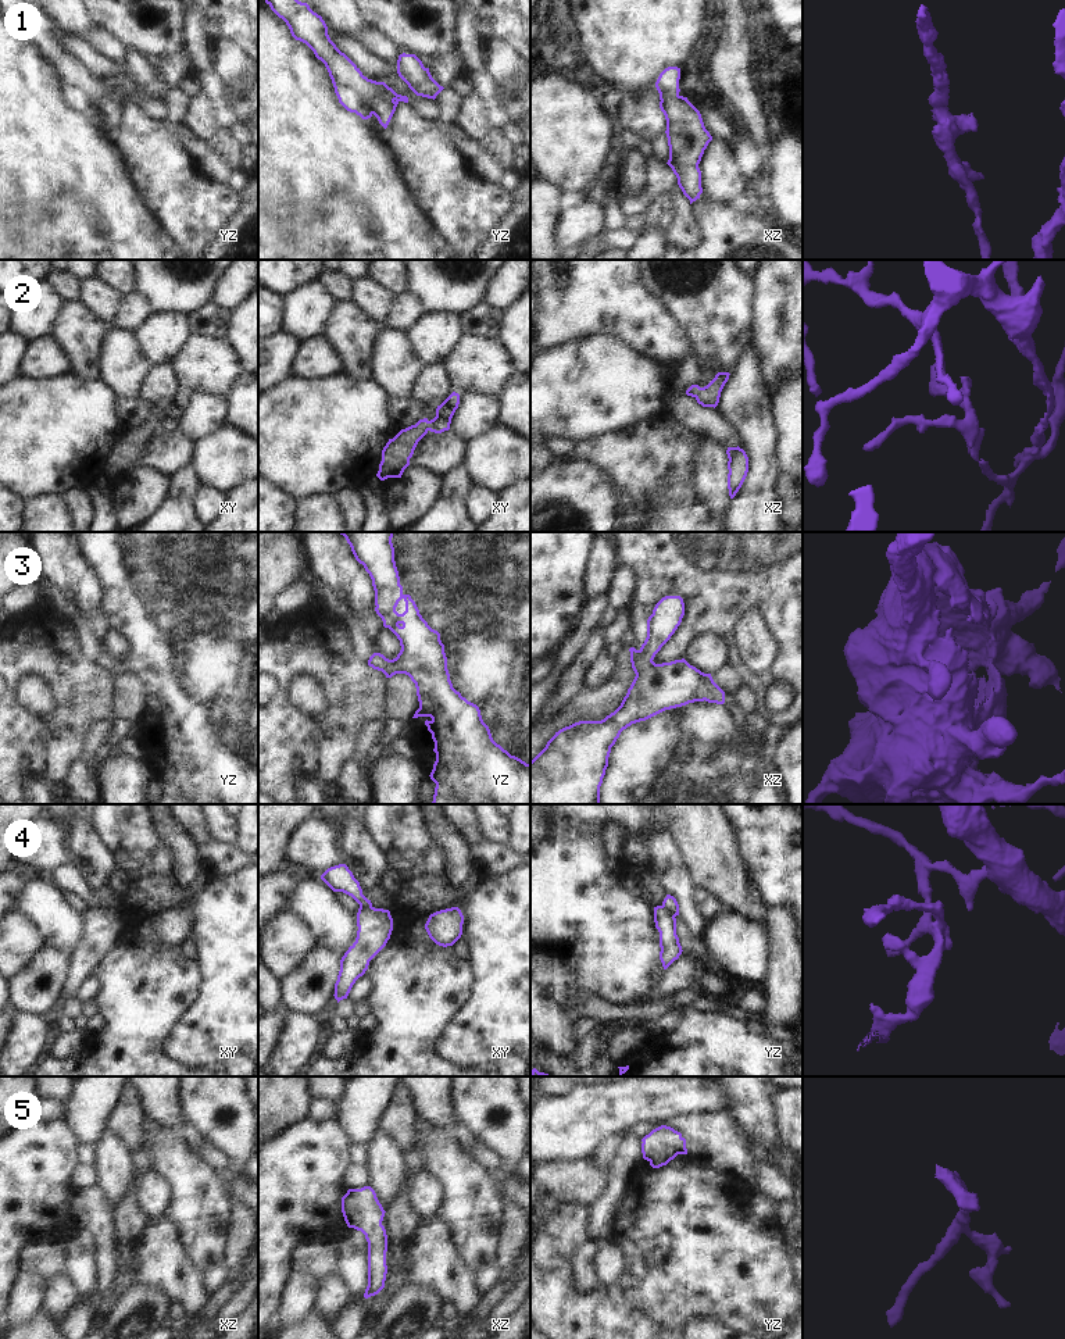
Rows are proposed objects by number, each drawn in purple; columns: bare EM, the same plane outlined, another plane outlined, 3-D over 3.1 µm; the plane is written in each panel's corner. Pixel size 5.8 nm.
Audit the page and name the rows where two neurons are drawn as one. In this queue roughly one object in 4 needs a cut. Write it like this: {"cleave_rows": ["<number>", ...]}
{"cleave_rows": ["4"]}

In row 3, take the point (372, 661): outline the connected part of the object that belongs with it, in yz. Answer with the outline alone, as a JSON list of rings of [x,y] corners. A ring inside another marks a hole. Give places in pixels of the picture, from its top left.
[[[340,532],[351,547],[355,560],[364,565],[375,590],[375,611],[400,640],[401,650],[389,660],[374,653],[368,665],[382,671],[386,678],[405,674],[417,688],[419,708],[412,718],[430,717],[425,721],[435,742],[436,761],[430,779],[436,783],[430,804],[530,804],[530,764],[511,756],[497,745],[480,710],[453,688],[447,670],[447,657],[440,633],[432,629],[419,614],[410,594],[403,593],[392,543],[394,532]]]

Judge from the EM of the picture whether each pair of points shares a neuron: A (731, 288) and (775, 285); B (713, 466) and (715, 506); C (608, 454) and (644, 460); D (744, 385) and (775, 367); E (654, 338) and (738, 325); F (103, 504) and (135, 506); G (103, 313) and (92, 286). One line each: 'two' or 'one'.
A: two
B: one
C: one
D: two
E: two
F: two
G: one

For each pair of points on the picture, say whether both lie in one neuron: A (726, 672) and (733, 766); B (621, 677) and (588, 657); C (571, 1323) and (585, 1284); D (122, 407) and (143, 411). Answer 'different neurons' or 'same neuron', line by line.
A: different neurons
B: different neurons
C: different neurons
D: same neuron

